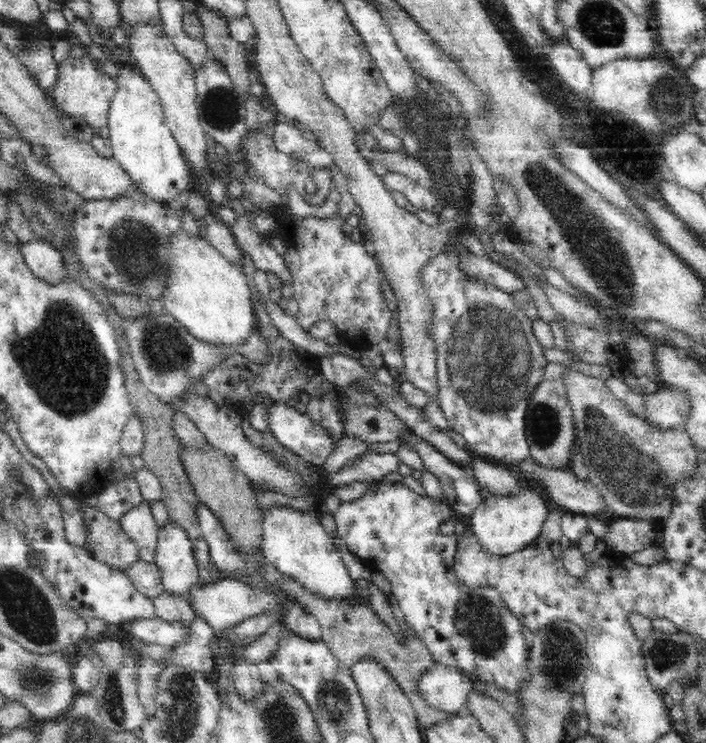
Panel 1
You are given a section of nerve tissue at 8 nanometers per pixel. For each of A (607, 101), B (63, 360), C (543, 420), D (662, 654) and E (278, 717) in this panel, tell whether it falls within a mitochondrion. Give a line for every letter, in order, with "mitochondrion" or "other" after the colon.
A: other
B: mitochondrion
C: mitochondrion
D: mitochondrion
E: mitochondrion

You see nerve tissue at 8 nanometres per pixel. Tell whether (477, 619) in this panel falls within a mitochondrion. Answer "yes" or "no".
yes

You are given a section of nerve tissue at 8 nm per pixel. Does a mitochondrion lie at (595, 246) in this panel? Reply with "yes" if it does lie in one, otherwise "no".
yes

